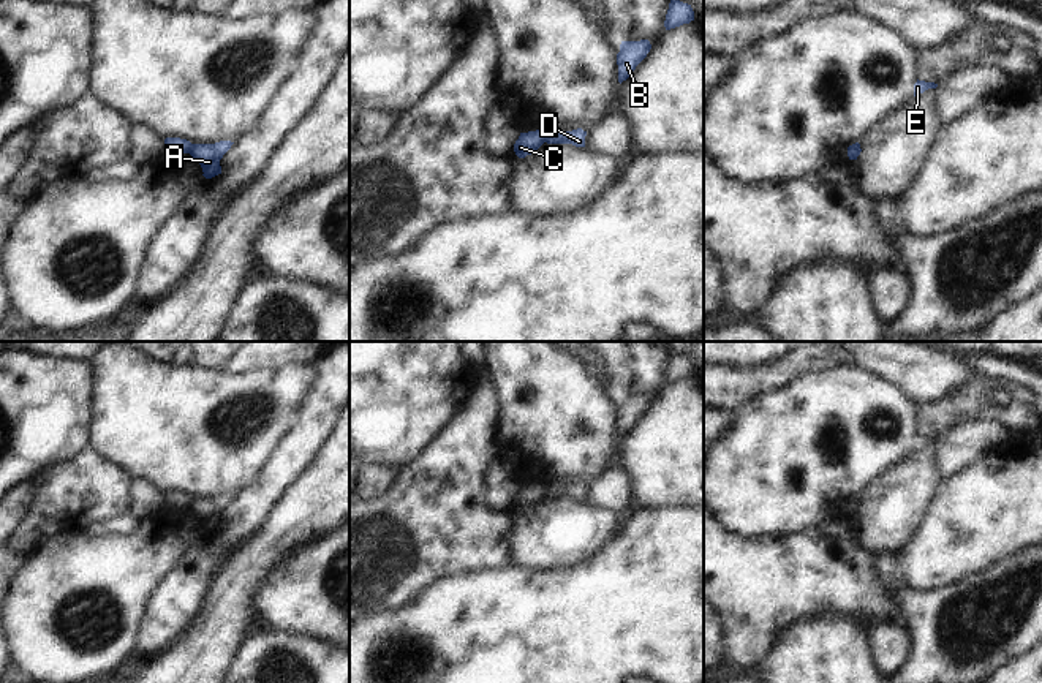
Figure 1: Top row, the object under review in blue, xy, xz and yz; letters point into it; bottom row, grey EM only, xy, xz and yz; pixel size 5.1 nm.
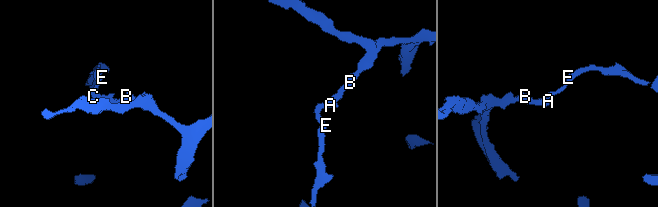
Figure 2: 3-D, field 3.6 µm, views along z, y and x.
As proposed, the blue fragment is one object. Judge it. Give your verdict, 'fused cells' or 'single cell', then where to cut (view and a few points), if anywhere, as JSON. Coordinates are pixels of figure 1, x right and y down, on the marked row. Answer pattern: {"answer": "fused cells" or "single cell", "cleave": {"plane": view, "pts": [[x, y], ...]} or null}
{"answer": "fused cells", "cleave": {"plane": "xy", "pts": [[193, 144], [187, 152]]}}

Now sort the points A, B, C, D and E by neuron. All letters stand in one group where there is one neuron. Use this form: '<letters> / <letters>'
A B D / C E

